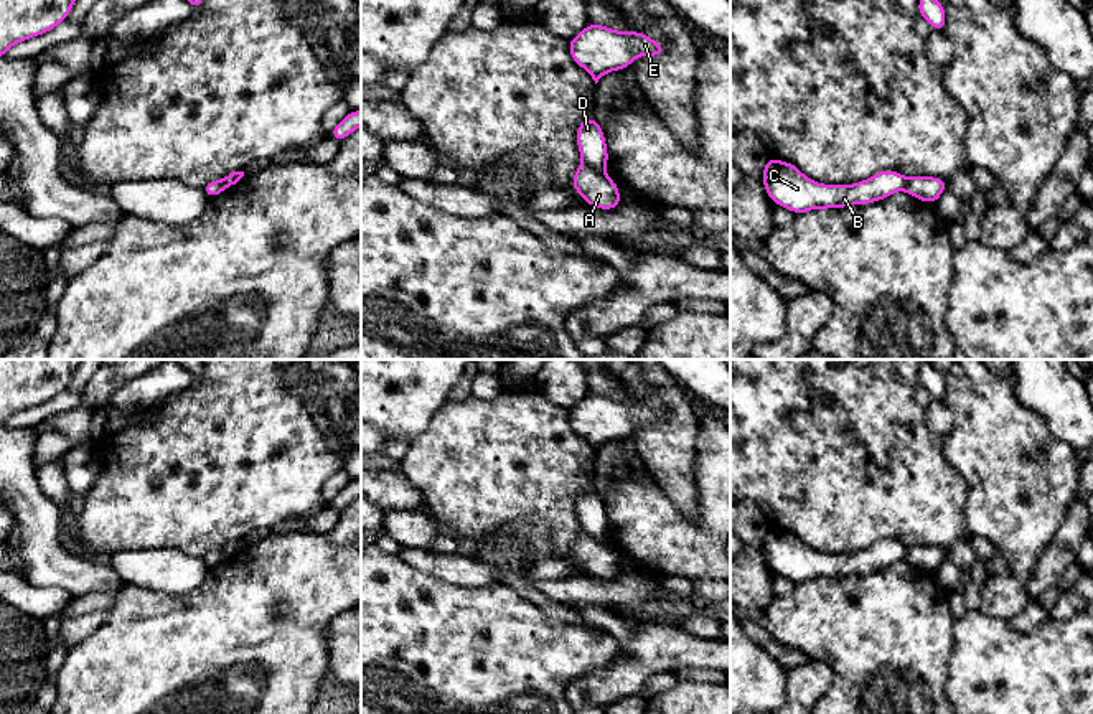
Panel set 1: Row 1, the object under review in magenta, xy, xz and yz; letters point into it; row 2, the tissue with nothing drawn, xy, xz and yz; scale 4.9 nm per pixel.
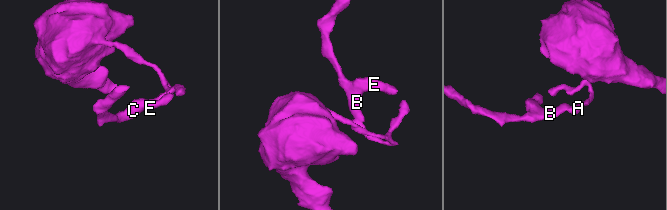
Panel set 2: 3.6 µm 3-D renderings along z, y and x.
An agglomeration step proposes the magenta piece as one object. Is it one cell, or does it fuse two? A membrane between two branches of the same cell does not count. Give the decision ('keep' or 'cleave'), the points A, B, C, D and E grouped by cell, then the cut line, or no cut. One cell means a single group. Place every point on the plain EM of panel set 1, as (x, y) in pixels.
cleave | A / B C D E | xz (584, 531), (602, 541)

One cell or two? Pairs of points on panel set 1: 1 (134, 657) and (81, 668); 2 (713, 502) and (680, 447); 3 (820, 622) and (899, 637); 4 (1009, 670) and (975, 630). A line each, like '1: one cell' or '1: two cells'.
1: one cell
2: two cells
3: one cell
4: one cell

